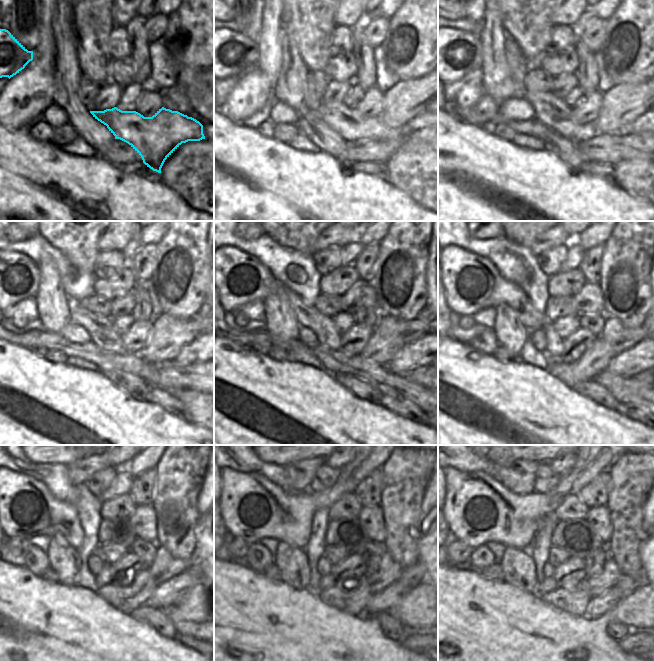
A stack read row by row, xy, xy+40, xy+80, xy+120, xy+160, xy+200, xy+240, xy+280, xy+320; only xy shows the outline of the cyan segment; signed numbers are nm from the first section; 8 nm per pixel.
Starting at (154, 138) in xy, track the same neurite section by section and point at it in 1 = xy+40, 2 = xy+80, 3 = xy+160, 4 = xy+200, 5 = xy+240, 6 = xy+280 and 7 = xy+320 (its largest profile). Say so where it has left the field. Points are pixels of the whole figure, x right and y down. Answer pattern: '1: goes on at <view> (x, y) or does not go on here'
1: goes on at xy+40 (352, 126)
2: goes on at xy+80 (550, 110)
3: goes on at xy+160 (239, 278)
4: goes on at xy+200 (471, 282)
5: goes on at xy+240 (25, 507)
6: goes on at xy+280 (252, 508)
7: goes on at xy+320 (478, 509)

